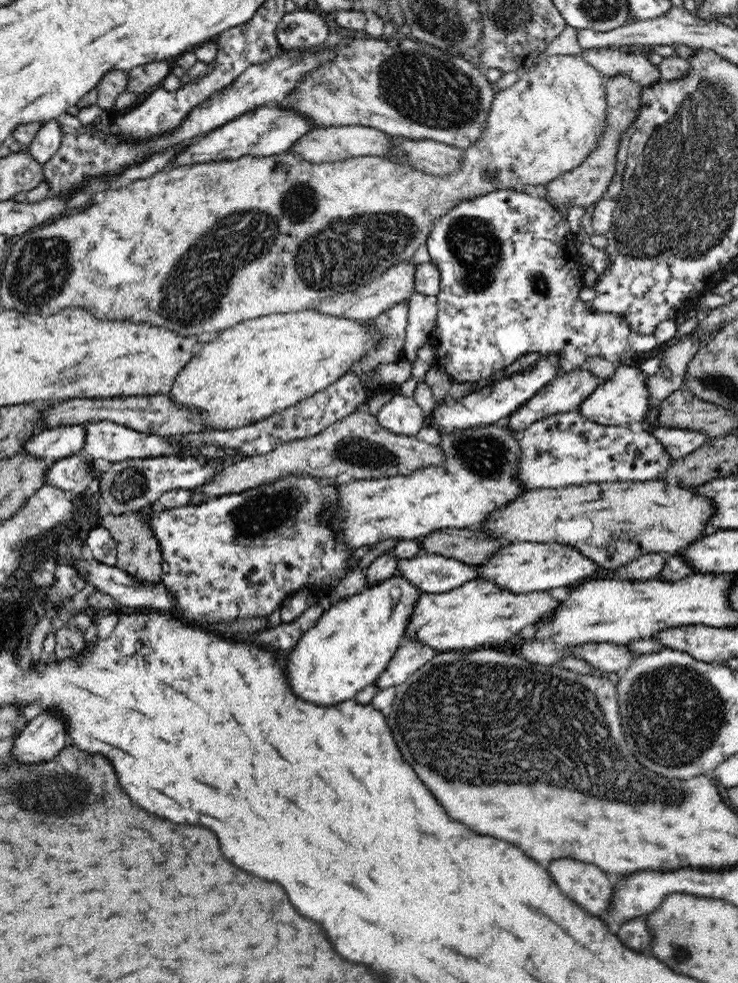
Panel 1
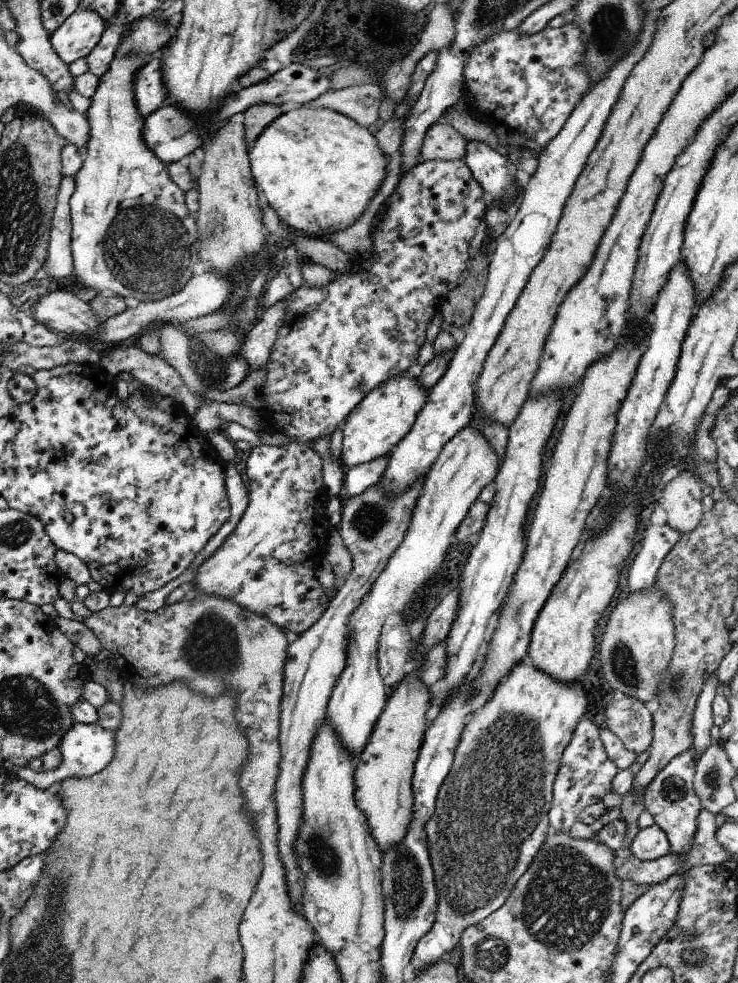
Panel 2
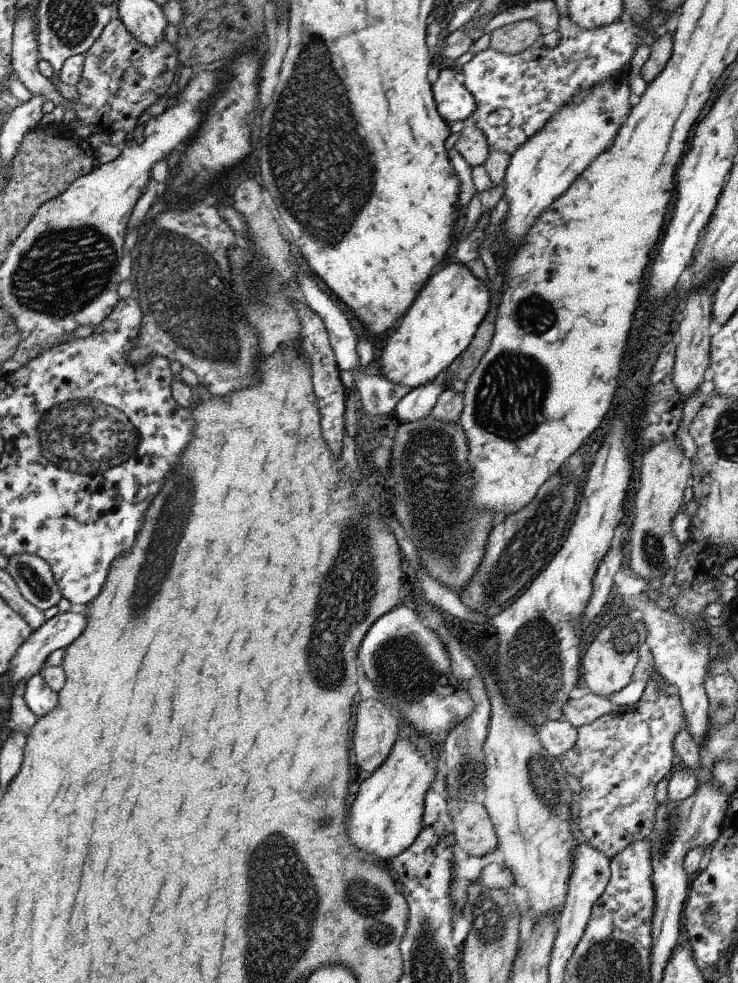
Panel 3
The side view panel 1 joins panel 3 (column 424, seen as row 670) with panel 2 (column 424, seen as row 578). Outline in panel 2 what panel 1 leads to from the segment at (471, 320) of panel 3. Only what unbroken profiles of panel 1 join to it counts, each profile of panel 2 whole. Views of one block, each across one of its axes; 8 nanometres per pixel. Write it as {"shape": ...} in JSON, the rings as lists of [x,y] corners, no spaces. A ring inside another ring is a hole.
{"shape":[[[405,373],[389,377],[384,383],[366,392],[343,422],[340,464],[349,468],[387,455],[410,431],[428,394],[429,390],[423,388],[415,377],[407,377]]]}

